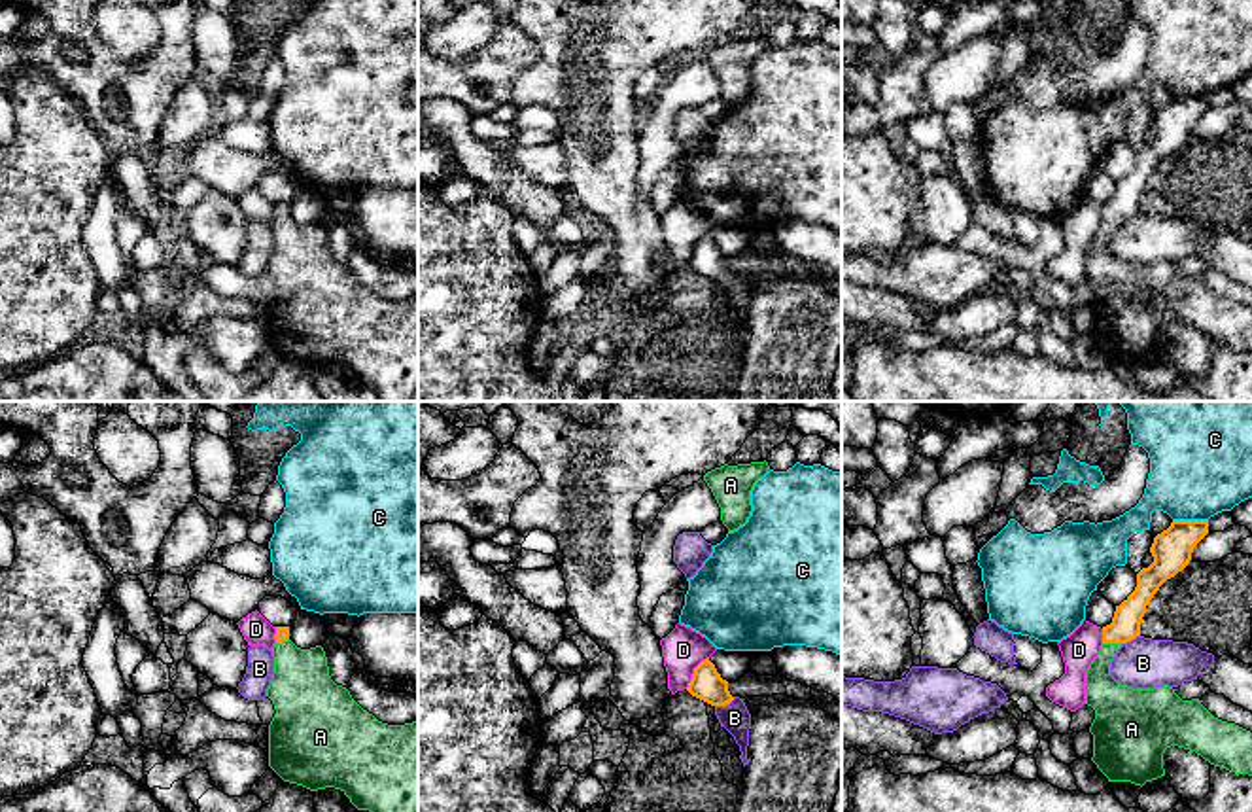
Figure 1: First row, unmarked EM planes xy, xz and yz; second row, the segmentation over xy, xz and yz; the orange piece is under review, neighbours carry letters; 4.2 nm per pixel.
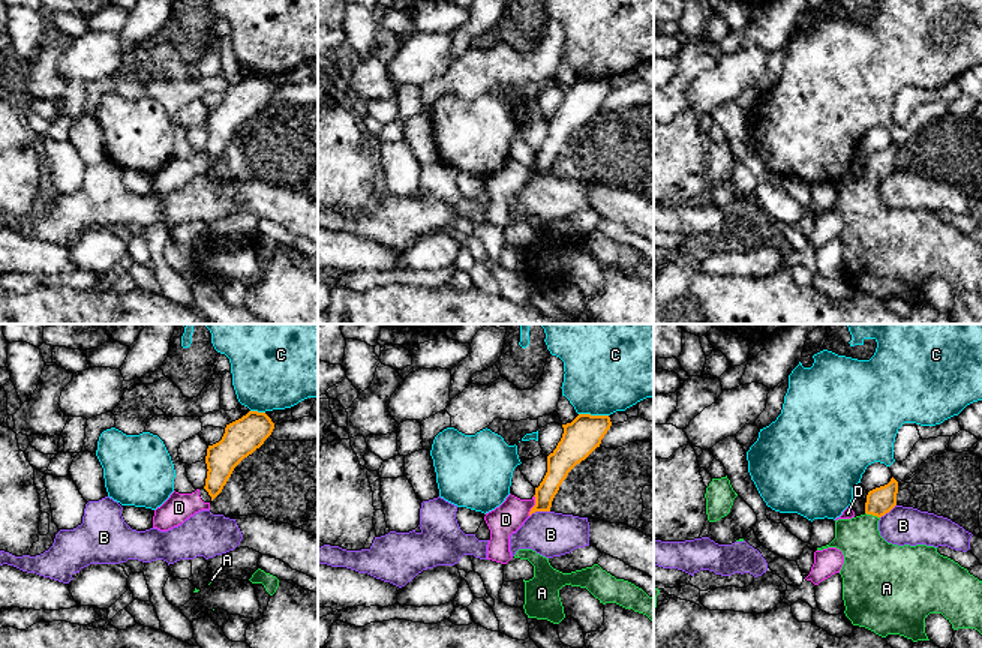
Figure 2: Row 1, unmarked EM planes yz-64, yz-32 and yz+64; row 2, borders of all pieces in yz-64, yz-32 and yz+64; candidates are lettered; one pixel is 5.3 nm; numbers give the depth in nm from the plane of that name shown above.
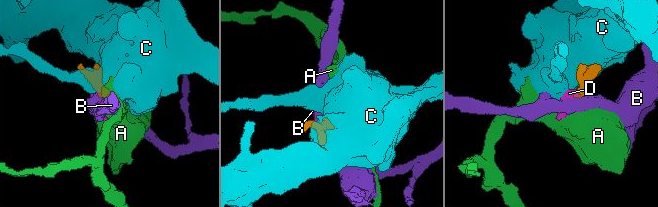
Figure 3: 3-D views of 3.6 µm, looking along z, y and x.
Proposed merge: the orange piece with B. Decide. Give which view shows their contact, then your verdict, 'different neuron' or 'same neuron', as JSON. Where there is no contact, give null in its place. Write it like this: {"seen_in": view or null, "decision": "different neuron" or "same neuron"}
{"seen_in": "xz", "decision": "different neuron"}

